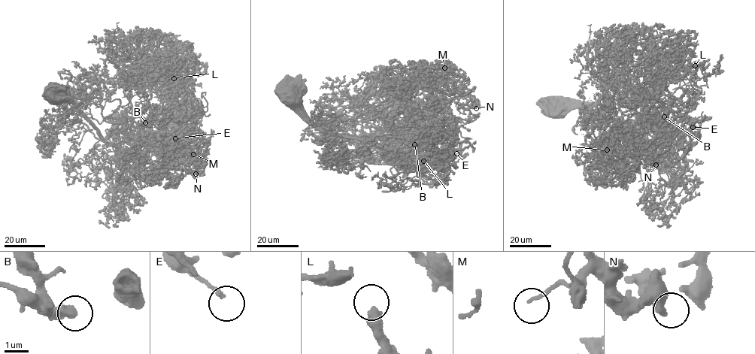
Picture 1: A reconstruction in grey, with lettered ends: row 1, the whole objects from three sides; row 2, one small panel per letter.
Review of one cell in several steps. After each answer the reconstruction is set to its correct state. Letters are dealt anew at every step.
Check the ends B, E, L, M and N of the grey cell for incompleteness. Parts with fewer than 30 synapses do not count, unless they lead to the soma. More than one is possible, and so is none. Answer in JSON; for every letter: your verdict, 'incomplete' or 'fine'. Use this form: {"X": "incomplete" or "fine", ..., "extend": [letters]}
{"B": "fine", "E": "fine", "L": "fine", "M": "fine", "N": "fine", "extend": []}

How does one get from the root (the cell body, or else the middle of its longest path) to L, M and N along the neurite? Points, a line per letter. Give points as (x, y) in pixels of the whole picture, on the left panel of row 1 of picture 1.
L: (56, 93), (71, 97), (106, 141), (123, 143), (144, 131), (151, 109), (172, 98), (184, 77), (174, 78)
M: (56, 93), (100, 104), (105, 120), (120, 122), (131, 137), (194, 142), (193, 154)
N: (56, 93), (100, 104), (105, 120), (120, 122), (133, 138), (158, 131), (178, 143), (186, 170), (195, 173)

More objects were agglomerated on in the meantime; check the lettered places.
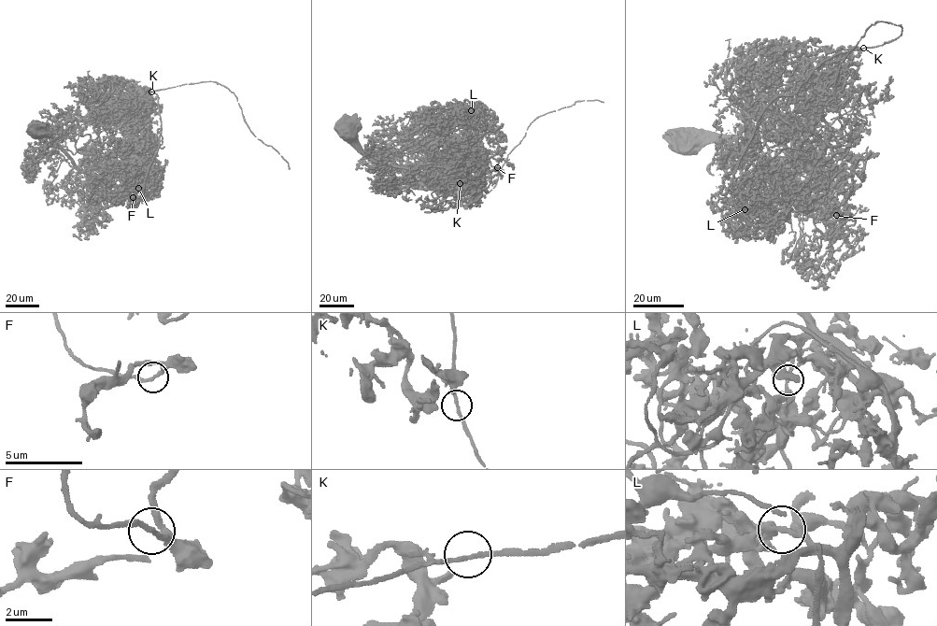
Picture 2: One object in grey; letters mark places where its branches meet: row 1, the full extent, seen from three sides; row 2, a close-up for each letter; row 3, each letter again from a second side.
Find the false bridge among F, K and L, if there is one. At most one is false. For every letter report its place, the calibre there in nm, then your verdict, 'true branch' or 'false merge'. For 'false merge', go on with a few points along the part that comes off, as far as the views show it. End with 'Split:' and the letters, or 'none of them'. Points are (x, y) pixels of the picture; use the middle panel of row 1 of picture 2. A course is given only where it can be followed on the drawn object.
F: (497, 167) | 190 nm | true branch
K: (460, 183) | 190 nm | true branch
L: (471, 110) | 190 nm | false merge | (472, 110), (473, 103), (463, 100), (460, 184), (480, 197), (537, 118), (575, 102), (603, 102)
Split: L

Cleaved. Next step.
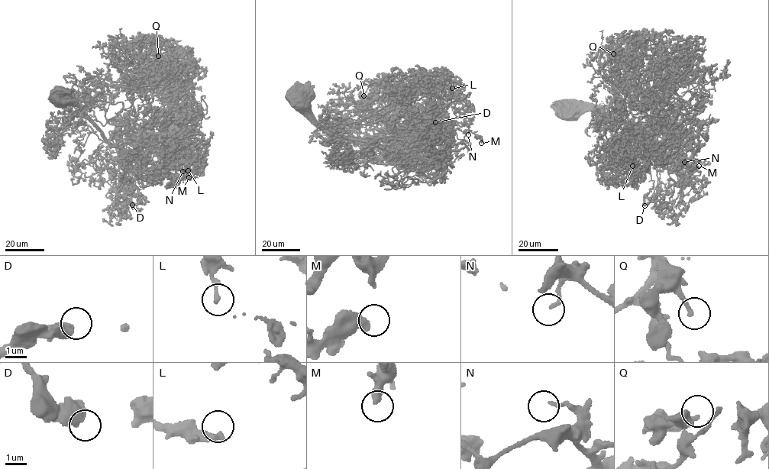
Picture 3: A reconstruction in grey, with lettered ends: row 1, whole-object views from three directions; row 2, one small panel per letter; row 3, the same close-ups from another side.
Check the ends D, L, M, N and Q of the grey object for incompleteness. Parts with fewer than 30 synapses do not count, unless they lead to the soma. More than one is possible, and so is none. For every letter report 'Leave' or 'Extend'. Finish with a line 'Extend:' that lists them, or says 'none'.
D: Leave
L: Leave
M: Leave
N: Leave
Q: Leave
Extend: none

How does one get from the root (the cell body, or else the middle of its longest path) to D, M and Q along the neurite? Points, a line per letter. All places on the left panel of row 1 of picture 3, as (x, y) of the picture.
D: (61, 96), (104, 107), (109, 123), (123, 125), (140, 140), (127, 182), (126, 198), (132, 205)
M: (61, 96), (75, 100), (109, 142), (150, 140), (157, 156), (167, 164), (168, 175), (189, 177)
Q: (61, 96), (88, 107), (104, 107), (110, 124), (129, 124), (134, 118), (132, 70), (146, 57), (158, 56)

